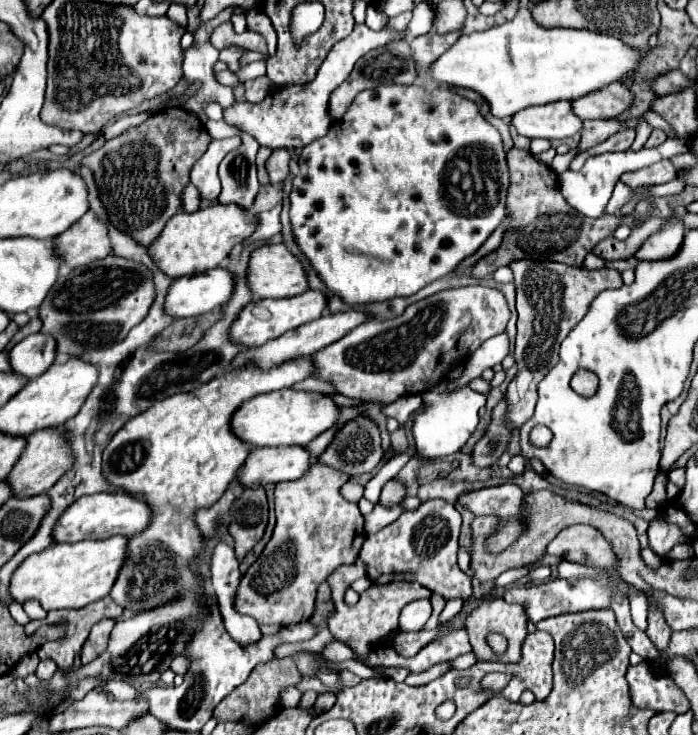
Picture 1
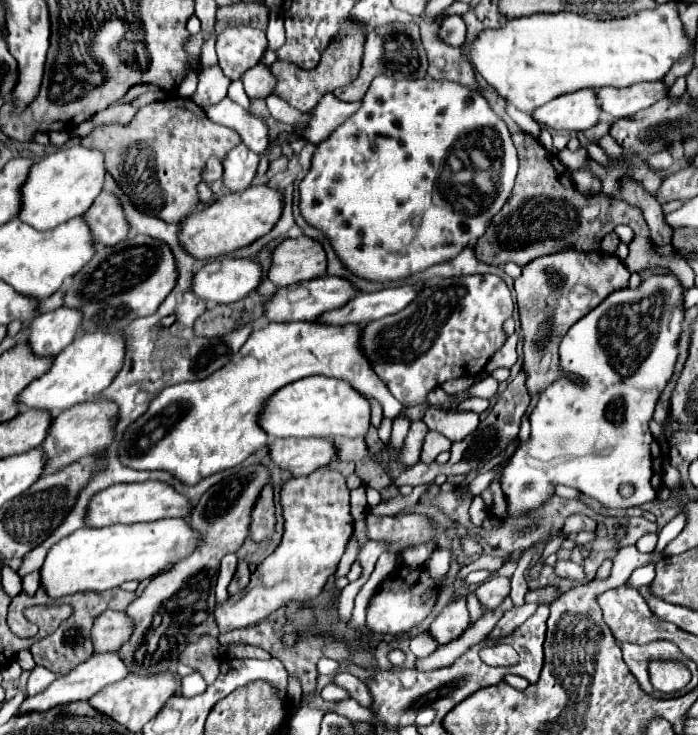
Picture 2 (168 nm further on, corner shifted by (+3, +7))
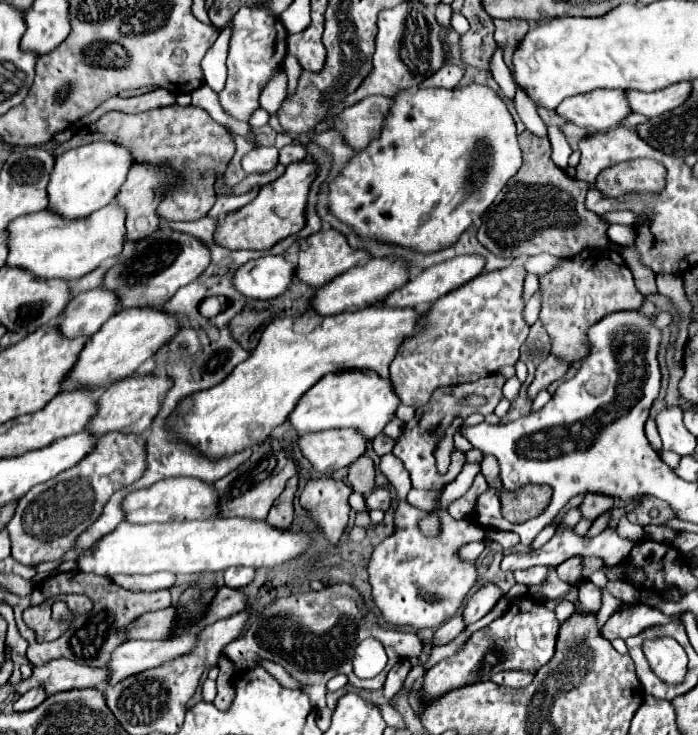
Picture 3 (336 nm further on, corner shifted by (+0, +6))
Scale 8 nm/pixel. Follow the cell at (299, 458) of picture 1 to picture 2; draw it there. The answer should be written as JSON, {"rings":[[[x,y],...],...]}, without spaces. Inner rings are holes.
{"rings":[[[274,439],[268,445],[272,461],[294,477],[330,465],[338,449],[330,439]]]}

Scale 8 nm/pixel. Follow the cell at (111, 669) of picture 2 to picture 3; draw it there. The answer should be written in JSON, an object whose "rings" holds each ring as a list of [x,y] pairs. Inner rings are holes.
{"rings":[[[181,636],[181,640],[133,640],[123,642],[117,646],[111,654],[111,660],[107,662],[109,676],[105,680],[107,686],[115,686],[127,676],[135,676],[143,670],[155,668],[163,662],[169,662],[185,652],[189,652],[195,644],[195,636]]]}

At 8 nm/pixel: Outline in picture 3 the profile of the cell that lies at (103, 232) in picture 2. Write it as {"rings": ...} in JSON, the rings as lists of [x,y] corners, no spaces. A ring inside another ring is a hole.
{"rings":[[[133,164],[133,168],[127,174],[125,184],[121,186],[121,190],[115,196],[115,202],[125,208],[125,238],[127,240],[137,240],[143,236],[149,236],[149,232],[155,232],[159,228],[159,220],[157,220],[157,204],[161,200],[161,184],[165,182],[167,176],[171,176],[173,172],[169,168],[153,168],[147,164]]]}

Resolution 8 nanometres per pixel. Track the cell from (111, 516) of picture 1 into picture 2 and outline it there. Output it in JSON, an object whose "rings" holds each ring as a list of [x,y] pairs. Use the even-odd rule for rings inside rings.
{"rings":[[[144,481],[144,483],[128,483],[128,485],[112,485],[98,495],[92,497],[88,507],[86,523],[90,527],[108,527],[116,523],[142,523],[142,521],[158,521],[166,517],[186,517],[192,513],[192,503],[186,495],[178,493],[170,483],[164,481]]]}

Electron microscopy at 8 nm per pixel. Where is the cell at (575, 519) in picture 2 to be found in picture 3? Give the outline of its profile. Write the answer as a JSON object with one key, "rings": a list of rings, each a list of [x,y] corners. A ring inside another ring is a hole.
{"rings":[[[585,496],[583,504],[579,506],[581,518],[585,520],[595,520],[601,512],[607,512],[613,506],[613,498],[607,496]]]}

